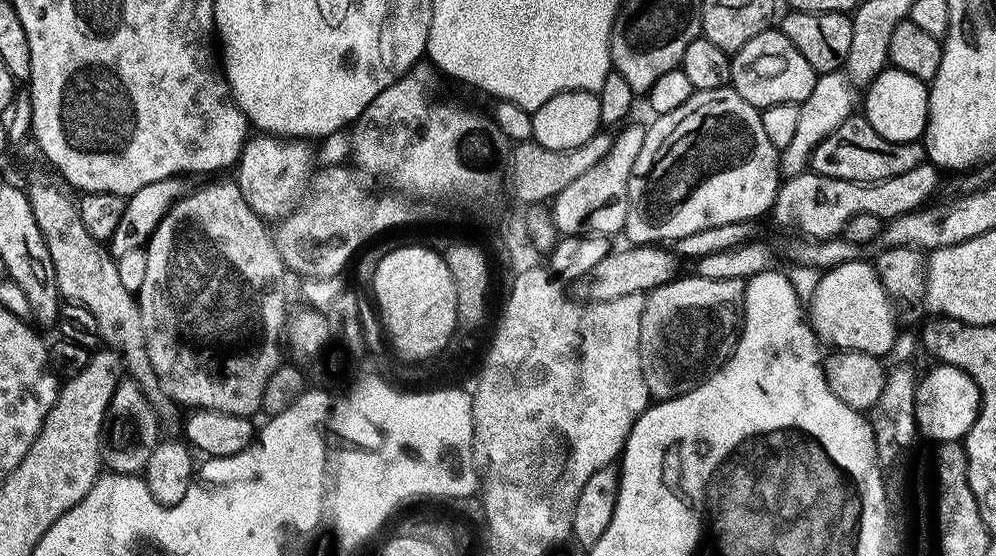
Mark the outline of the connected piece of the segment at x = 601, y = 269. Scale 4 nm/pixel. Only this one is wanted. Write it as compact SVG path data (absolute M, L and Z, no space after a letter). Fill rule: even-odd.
M633 245L624 248L620 252L610 251L586 275L573 279L570 284L572 298L580 303L613 301L614 298L622 298L626 294L647 294L677 277L676 270L680 260L673 251L666 251L665 247L657 245Z

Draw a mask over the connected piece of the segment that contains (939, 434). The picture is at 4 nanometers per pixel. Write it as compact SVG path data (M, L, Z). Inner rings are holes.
M937 363L919 377L916 386L916 423L932 442L960 442L967 437L980 414L980 391L962 370L949 364Z

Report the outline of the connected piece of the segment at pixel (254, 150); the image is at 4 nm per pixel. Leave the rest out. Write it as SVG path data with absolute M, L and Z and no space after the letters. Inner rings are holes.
M267 134L253 135L245 143L234 168L234 179L250 210L268 222L279 221L292 211L296 201L307 189L308 181L312 179L312 146L307 140Z

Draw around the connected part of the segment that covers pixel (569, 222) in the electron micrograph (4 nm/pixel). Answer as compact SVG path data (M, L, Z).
M628 122L615 133L610 154L602 158L562 194L558 194L550 204L550 215L556 225L557 233L578 236L591 234L594 236L612 238L615 232L623 233L626 222L626 206L628 205L628 183L634 170L634 162L642 150L642 142L646 131L645 125Z

